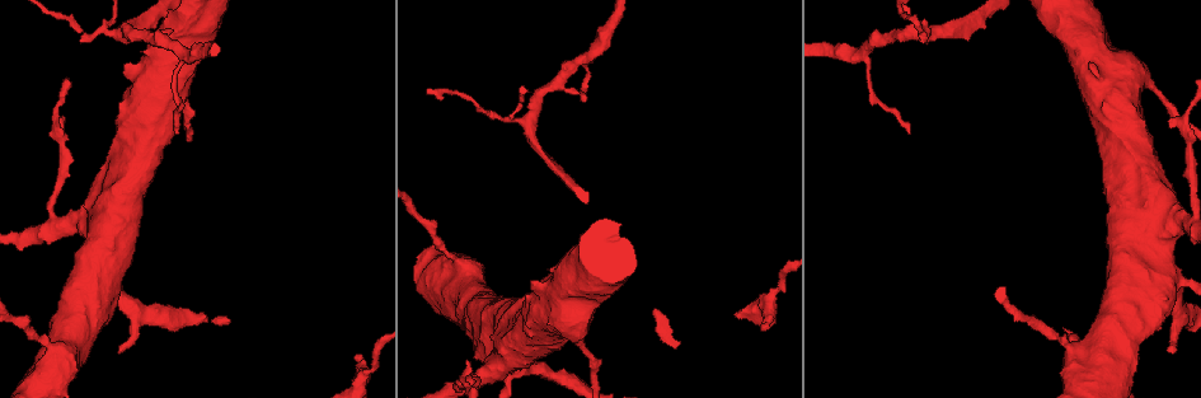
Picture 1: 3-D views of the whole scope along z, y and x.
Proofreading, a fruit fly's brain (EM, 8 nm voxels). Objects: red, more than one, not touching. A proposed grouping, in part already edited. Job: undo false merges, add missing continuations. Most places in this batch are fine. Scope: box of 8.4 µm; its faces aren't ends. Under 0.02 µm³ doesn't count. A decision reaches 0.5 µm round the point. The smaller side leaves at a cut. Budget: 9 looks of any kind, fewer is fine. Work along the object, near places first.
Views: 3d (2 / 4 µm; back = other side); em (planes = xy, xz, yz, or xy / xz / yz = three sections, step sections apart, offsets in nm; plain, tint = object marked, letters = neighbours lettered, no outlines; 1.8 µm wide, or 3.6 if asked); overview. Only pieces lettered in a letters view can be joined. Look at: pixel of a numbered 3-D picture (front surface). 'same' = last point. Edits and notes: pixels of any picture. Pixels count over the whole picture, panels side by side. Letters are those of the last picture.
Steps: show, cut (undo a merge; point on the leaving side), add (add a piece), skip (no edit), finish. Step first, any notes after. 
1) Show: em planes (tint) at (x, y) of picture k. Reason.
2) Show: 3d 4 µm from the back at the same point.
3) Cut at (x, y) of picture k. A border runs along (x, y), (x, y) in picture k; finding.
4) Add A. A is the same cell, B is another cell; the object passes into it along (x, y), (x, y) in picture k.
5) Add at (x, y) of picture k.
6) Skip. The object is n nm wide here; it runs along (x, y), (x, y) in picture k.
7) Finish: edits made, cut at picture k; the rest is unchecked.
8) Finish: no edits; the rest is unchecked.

Show: em planes (letters) at (176, 132) of picture 1. An open end.

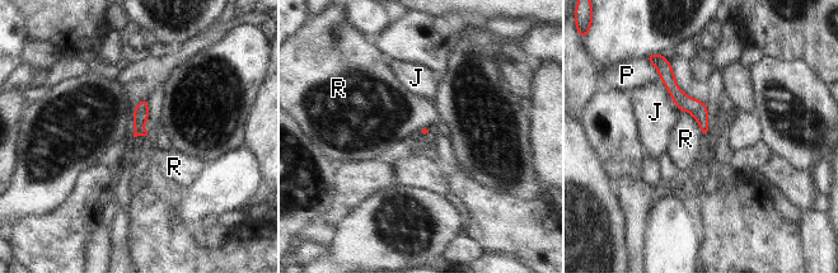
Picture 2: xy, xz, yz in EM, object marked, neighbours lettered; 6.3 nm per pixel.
Skip. J, P and R are other cells; a border runs along (678, 109), (693, 117), (703, 136) in picture 2; no lettered piece goes on from it.

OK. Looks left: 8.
Show: 3d 4 µm at (931, 33) of picture 1. Sudden change in width.

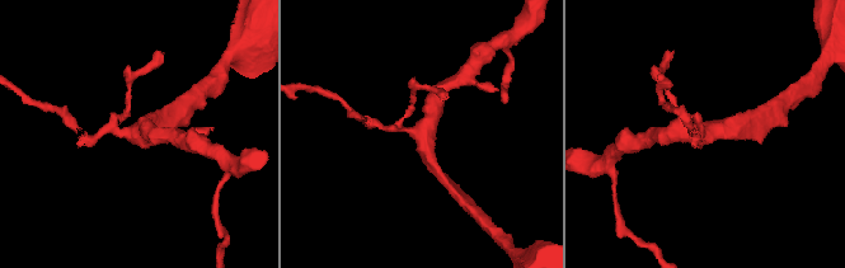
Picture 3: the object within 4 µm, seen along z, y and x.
Show: em planes (tint) at (420, 130) of picture 3. 4 arms meet here; now the EM.

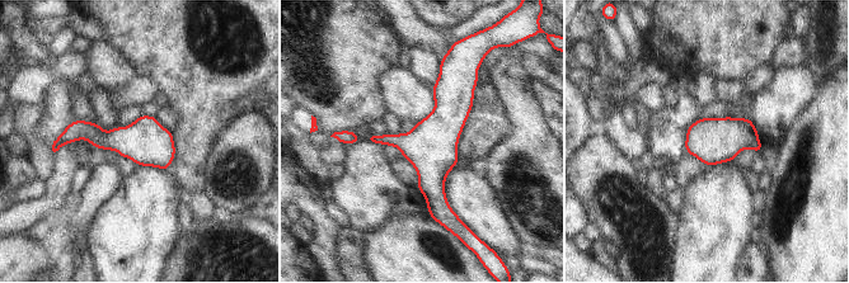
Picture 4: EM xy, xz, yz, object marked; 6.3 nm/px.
Show: em planes (letters) at the same point.

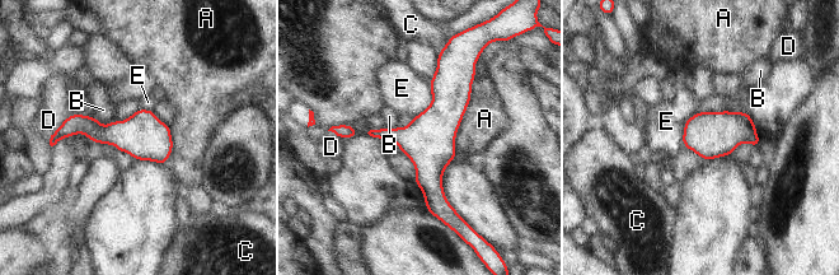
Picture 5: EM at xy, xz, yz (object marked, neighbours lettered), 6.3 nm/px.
Skip. A, B, C, D and E are other cells; it runs along (443, 63), (434, 210) in picture 5; continuous, no second cell.

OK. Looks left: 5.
Show: em xy step 8 (tint) at (471, 363) of picture 1.

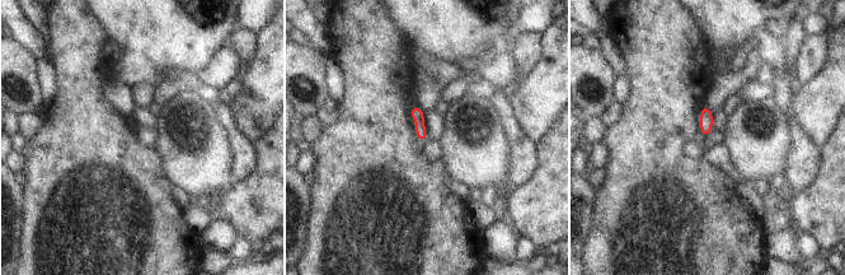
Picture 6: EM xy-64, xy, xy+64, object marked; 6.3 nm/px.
Show: em planes (letters) at the same point. Another direction.

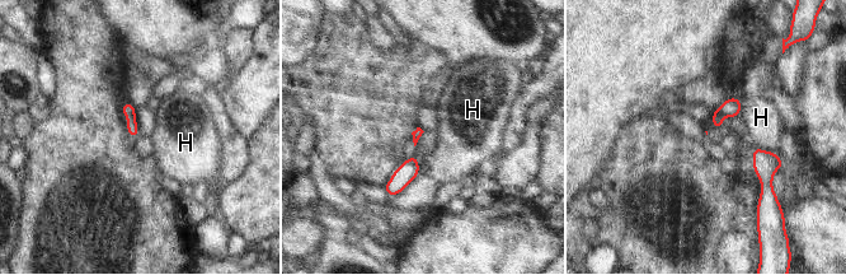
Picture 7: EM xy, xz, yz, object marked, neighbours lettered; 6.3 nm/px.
Skip. H is another cell; a border runs along (419, 175), (398, 194), (389, 196) in picture 7; none of them fits.

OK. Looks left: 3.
Show: 3d 4 µm at (1172, 353) of picture 1. An open end.

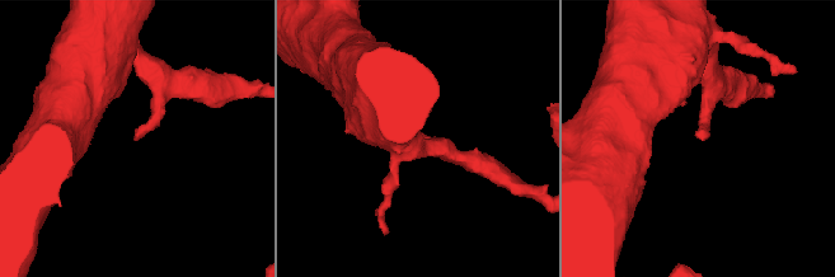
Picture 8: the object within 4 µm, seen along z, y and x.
Show: em planes (letters) at (133, 136) of picture 8.

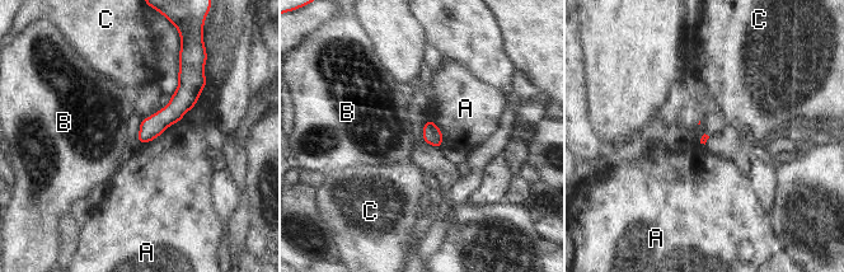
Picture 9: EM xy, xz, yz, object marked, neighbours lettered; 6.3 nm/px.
Skip. A, B and C are other cells; a border runs along (207, 81), (179, 121), (140, 145) in picture 9; no lettered piece goes on from it.

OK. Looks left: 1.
Finish: no edits; the rest is unchecked.

